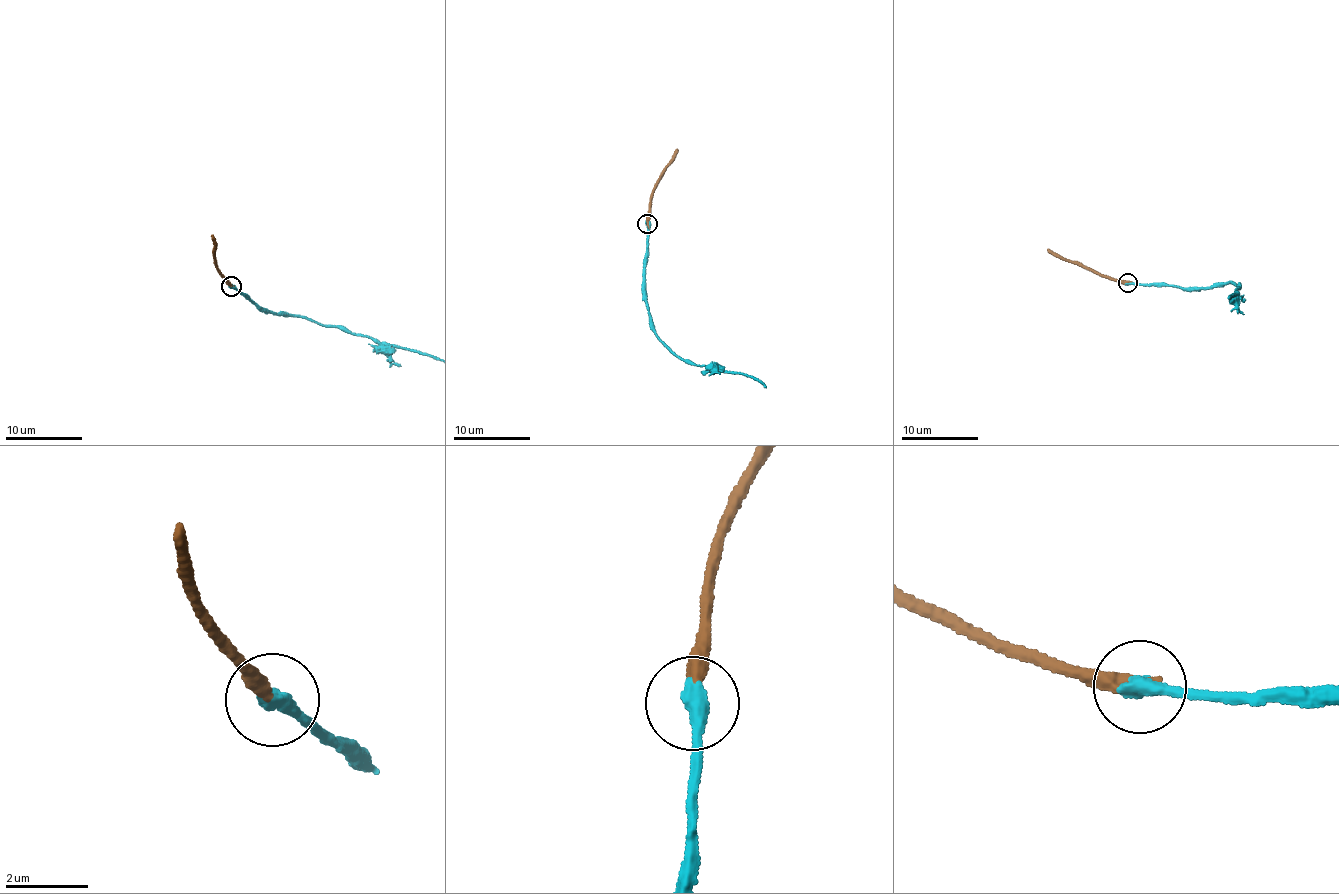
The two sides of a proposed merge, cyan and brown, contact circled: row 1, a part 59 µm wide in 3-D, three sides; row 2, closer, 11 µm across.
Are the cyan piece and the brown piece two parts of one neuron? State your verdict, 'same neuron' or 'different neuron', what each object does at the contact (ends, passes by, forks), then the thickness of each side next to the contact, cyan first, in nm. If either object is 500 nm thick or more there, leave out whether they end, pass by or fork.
same neuron | cyan ends | brown ends | 440/340 nm

